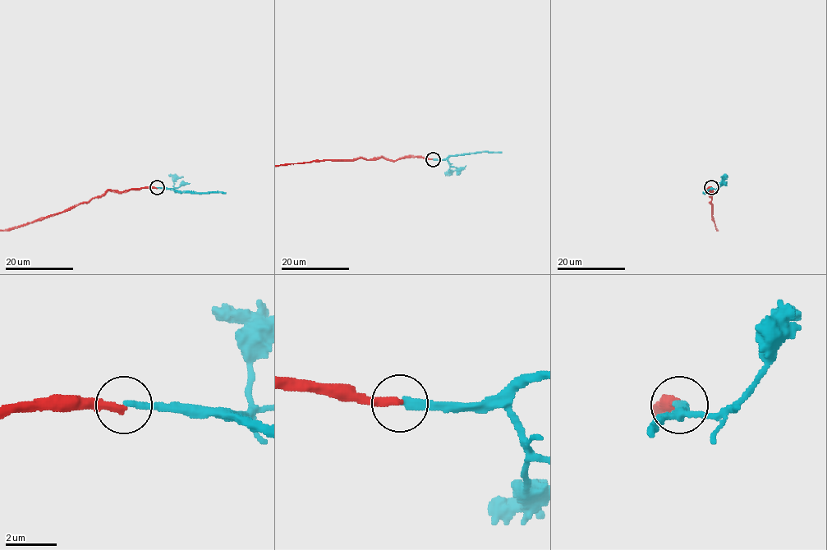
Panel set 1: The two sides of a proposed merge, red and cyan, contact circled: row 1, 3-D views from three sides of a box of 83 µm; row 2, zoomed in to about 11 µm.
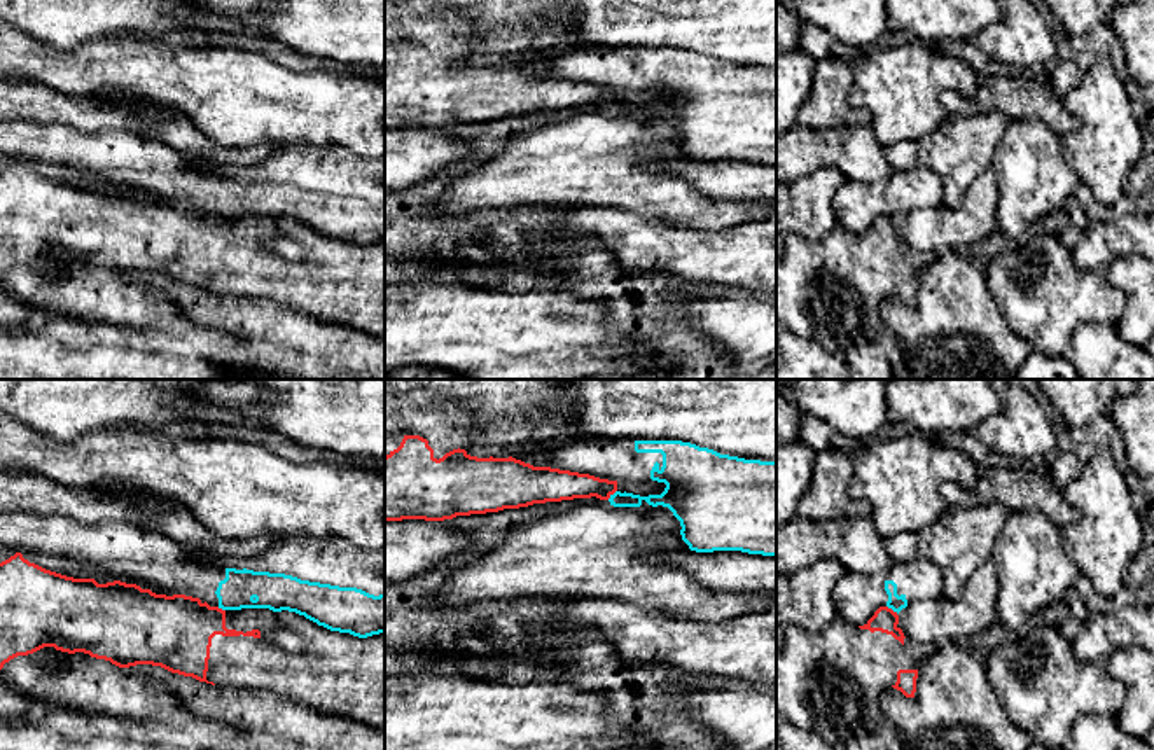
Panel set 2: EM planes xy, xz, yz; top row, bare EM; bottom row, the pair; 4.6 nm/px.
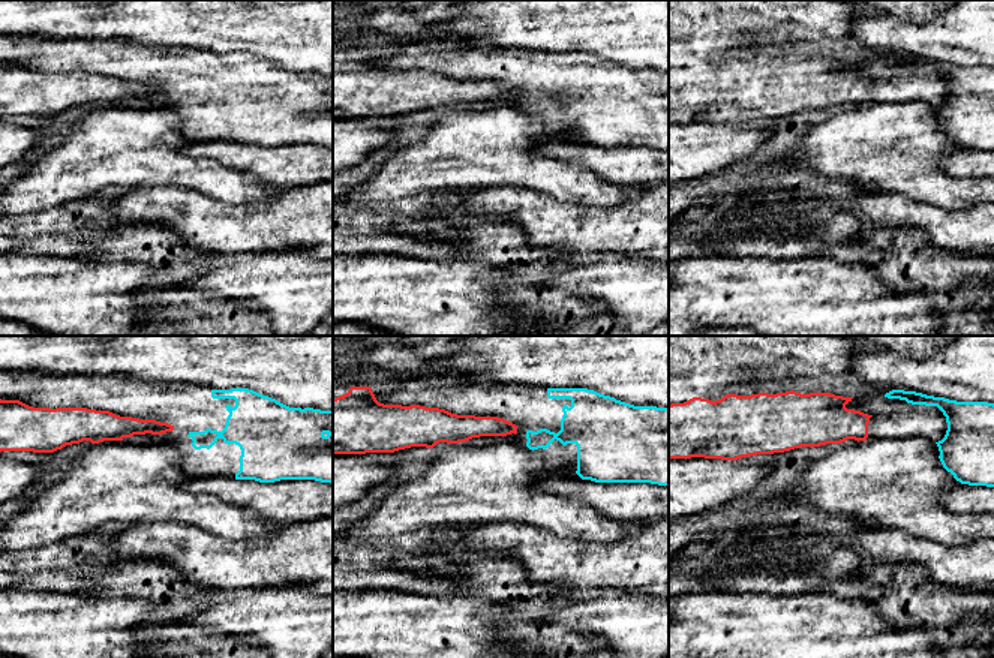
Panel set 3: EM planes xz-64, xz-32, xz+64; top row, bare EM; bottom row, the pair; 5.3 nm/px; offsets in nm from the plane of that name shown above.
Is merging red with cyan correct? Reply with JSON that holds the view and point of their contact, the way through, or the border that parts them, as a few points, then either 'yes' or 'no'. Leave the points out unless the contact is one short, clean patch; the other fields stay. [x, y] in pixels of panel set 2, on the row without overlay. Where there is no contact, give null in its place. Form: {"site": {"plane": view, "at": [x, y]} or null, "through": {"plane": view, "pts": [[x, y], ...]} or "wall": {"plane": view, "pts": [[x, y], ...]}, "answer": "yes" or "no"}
{"site": {"plane": "xz", "at": [611, 102]}, "wall": {"plane": "xz", "pts": [[616, 98], [607, 107]]}, "answer": "no"}

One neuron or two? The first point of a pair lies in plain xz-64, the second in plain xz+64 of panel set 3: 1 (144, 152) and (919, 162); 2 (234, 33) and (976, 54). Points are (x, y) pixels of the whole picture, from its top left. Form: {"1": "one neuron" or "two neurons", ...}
{"1": "one neuron", "2": "one neuron"}

